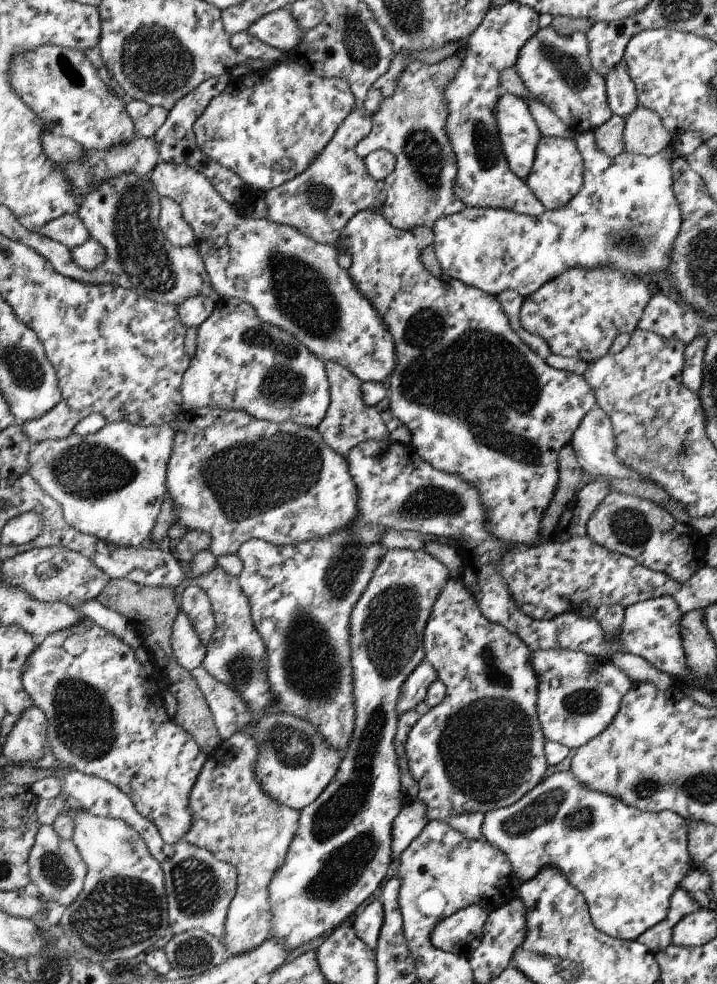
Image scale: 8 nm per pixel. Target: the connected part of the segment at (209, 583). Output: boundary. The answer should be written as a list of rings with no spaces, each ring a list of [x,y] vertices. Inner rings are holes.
[[[220,567],[211,573],[191,581],[203,589],[210,600],[216,628],[212,638],[205,643],[207,652],[200,664],[213,678],[232,686],[246,702],[250,714],[258,717],[263,711],[273,710],[272,699],[268,693],[268,681],[265,676],[265,647],[252,622],[251,607],[236,576],[227,574]]]

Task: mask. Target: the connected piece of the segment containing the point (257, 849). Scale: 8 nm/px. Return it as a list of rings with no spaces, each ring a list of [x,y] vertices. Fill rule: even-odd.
[[[252,724],[250,730],[245,733],[233,733],[227,740],[220,741],[210,752],[188,794],[188,807],[192,821],[188,831],[185,831],[182,836],[183,841],[195,847],[203,847],[209,855],[236,869],[236,894],[227,910],[225,934],[221,938],[226,957],[253,950],[269,937],[272,914],[268,886],[277,874],[277,870],[284,864],[288,846],[296,836],[299,826],[299,811],[269,798],[254,777],[252,768],[256,763],[258,748],[257,743],[250,736],[253,727]]]

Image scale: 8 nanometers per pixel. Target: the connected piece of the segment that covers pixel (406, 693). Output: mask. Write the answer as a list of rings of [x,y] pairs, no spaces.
[[[421,661],[401,686],[399,700],[396,702],[398,716],[413,711],[420,702],[423,702],[427,696],[428,684],[435,680],[436,671],[427,661]]]

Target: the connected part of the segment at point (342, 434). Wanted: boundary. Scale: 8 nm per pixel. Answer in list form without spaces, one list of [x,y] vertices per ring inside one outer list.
[[[325,361],[324,363],[328,373],[331,404],[325,413],[324,420],[316,426],[316,429],[323,436],[328,447],[344,457],[349,449],[364,440],[387,441],[387,430],[385,430],[385,424],[381,422],[379,414],[375,412],[373,407],[364,404],[363,392],[360,390],[363,383],[360,379],[339,363],[333,361]]]

